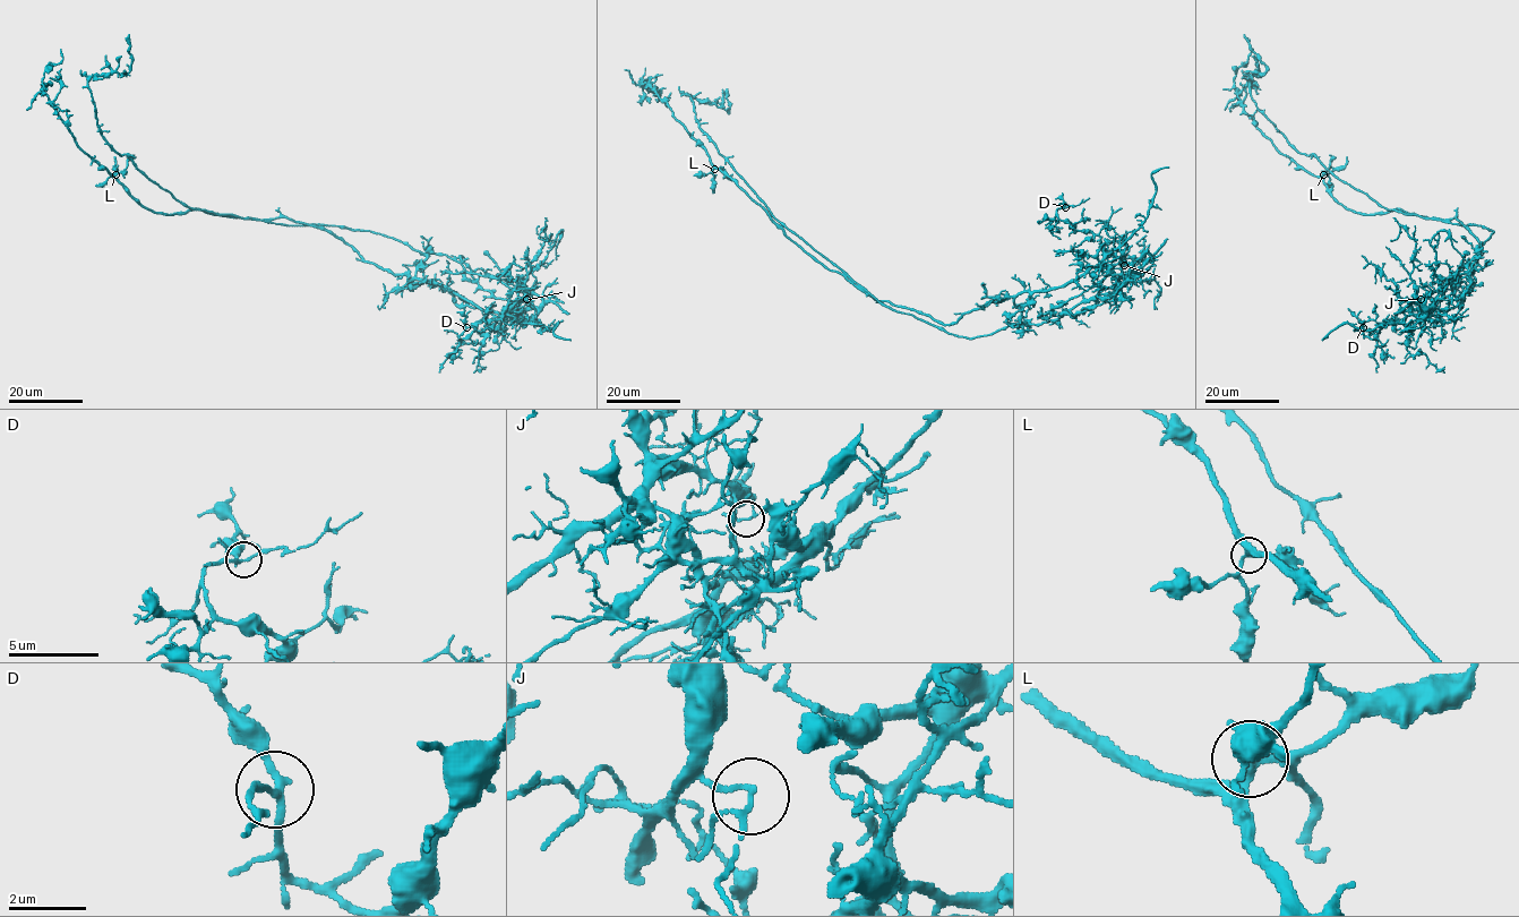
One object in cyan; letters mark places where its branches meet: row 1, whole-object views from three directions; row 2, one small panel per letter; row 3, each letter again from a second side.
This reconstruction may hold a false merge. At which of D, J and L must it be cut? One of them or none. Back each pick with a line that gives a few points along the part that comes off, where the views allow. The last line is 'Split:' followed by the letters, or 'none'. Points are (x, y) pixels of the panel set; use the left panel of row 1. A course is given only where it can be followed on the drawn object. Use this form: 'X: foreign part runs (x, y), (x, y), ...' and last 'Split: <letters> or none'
J: foreign part runs (526, 299), (537, 317), (508, 281), (379, 233), (188, 207), (97, 123), (88, 82), (130, 70), (129, 34)
Split: J

